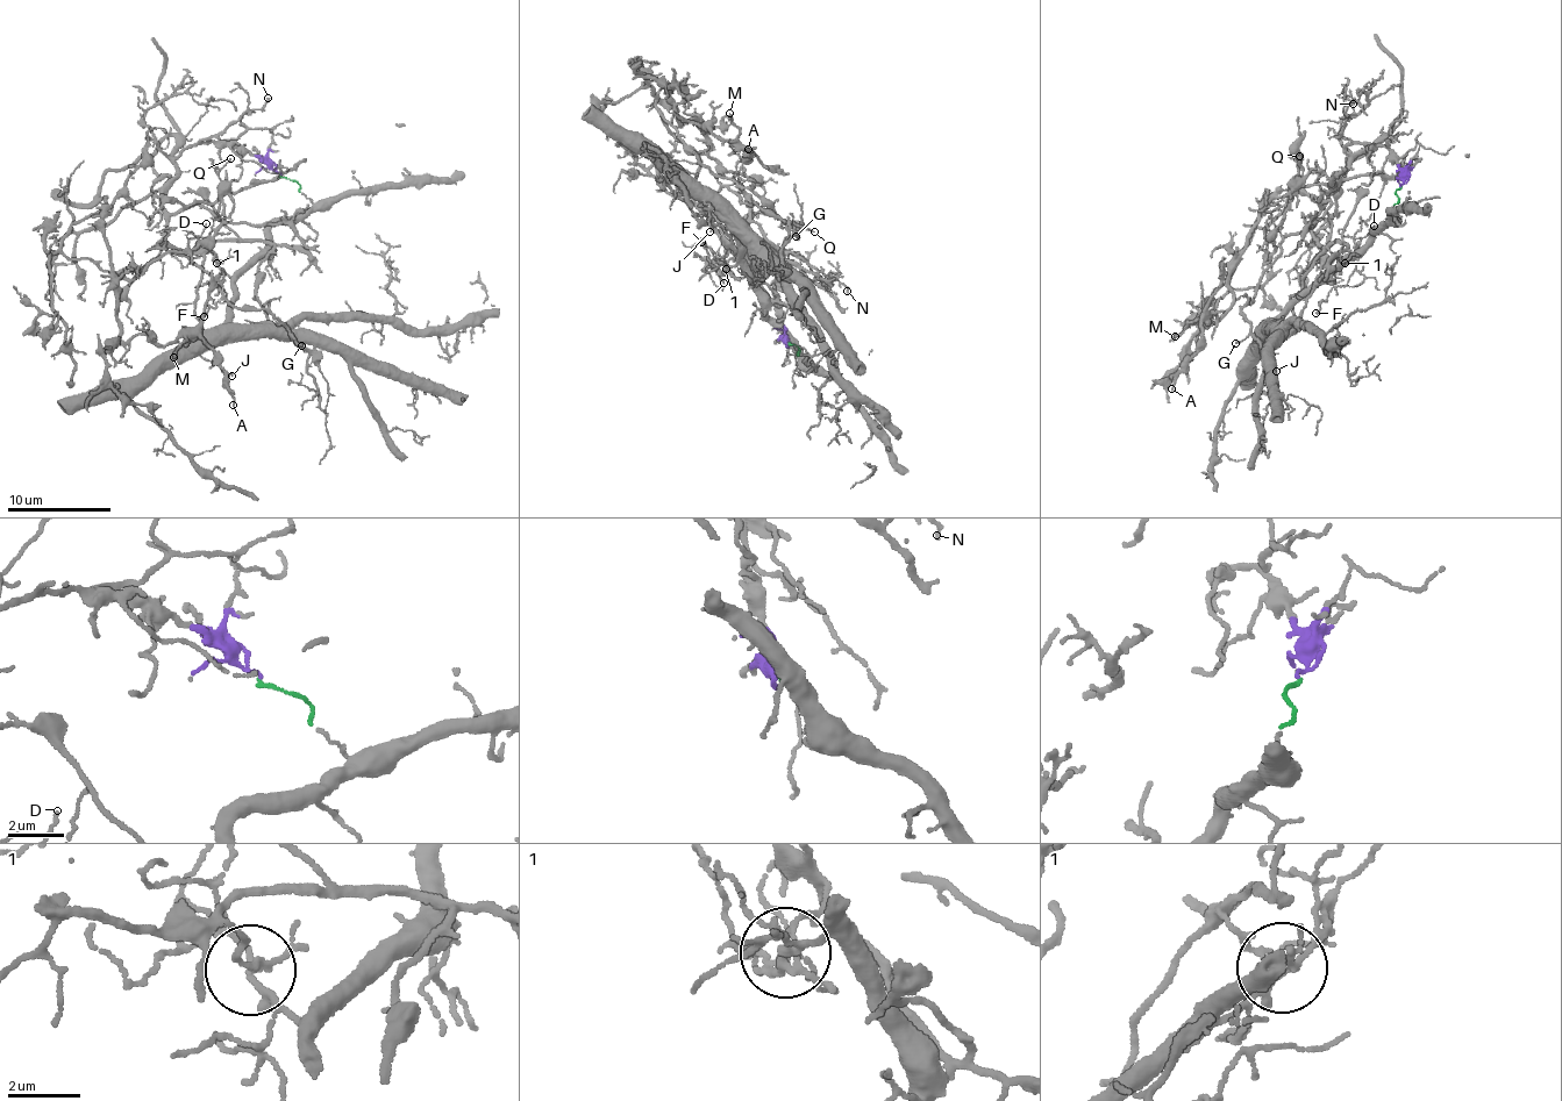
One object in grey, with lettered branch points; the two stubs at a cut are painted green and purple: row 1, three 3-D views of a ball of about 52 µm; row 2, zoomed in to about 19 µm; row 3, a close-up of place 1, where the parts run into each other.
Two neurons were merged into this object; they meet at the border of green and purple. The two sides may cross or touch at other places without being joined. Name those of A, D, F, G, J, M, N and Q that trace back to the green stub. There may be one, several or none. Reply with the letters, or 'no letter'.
D, F, J

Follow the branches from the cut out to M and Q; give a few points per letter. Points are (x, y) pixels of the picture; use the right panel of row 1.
M: (1399, 186), (1385, 147), (1352, 142), (1383, 136), (1332, 186), (1265, 204), (1233, 306), (1174, 337)
Q: (1399, 186), (1385, 147), (1352, 142), (1348, 170), (1305, 230), (1268, 243), (1302, 174), (1300, 155)

